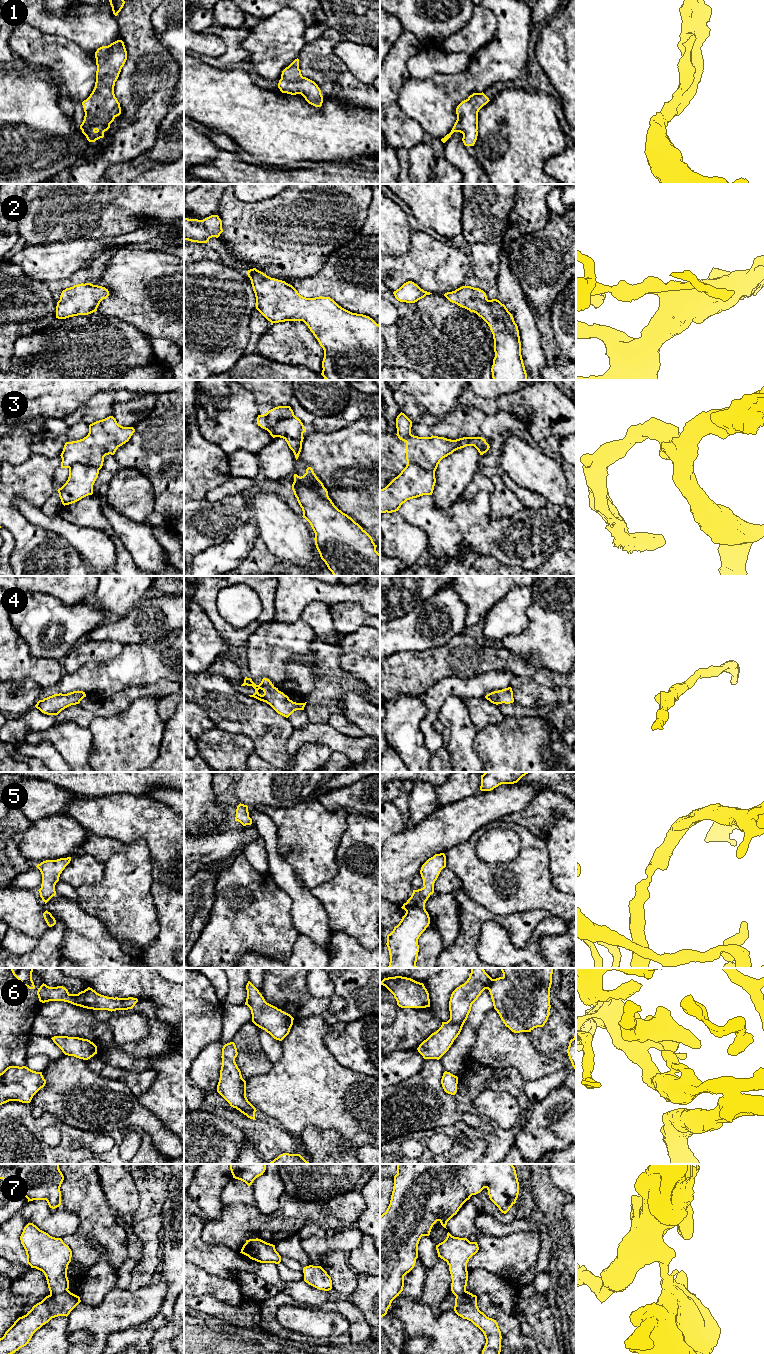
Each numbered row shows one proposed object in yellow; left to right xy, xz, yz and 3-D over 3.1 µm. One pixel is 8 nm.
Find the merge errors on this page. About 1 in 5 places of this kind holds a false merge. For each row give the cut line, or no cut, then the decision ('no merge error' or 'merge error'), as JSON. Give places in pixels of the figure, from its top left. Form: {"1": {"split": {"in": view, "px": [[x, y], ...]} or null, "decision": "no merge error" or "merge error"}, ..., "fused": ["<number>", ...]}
{"1": {"split": null, "decision": "no merge error"}, "2": {"split": null, "decision": "no merge error"}, "3": {"split": {"in": "xz", "px": [[293, 414], [279, 419], [271, 426], [267, 423]]}, "decision": "merge error"}, "4": {"split": null, "decision": "no merge error"}, "5": {"split": null, "decision": "no merge error"}, "6": {"split": null, "decision": "no merge error"}, "7": {"split": {"in": "xy", "px": [[67, 1289], [61, 1293], [50, 1295]]}, "decision": "merge error"}, "fused": ["3", "7"]}

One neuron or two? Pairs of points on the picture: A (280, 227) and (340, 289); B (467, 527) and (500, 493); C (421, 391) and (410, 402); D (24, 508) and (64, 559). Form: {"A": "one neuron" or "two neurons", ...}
{"A": "two neurons", "B": "two neurons", "C": "two neurons", "D": "two neurons"}

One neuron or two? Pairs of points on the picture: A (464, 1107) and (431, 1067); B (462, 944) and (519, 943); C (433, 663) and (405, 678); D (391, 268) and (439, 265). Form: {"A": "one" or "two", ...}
{"A": "two", "B": "one", "C": "one", "D": "one"}

